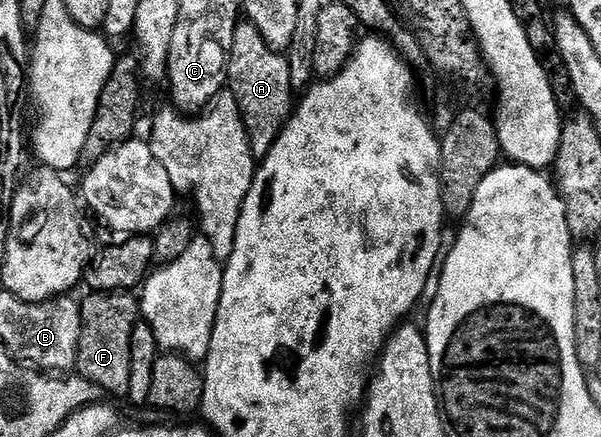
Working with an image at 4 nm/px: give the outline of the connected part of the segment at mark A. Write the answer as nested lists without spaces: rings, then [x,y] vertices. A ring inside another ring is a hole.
[[[247,23],[237,24],[228,49],[226,89],[234,95],[240,108],[253,157],[263,159],[270,147],[274,147],[278,135],[284,130],[284,124],[294,112],[294,90],[290,83],[287,56],[275,53],[266,39],[258,35],[258,27]]]

